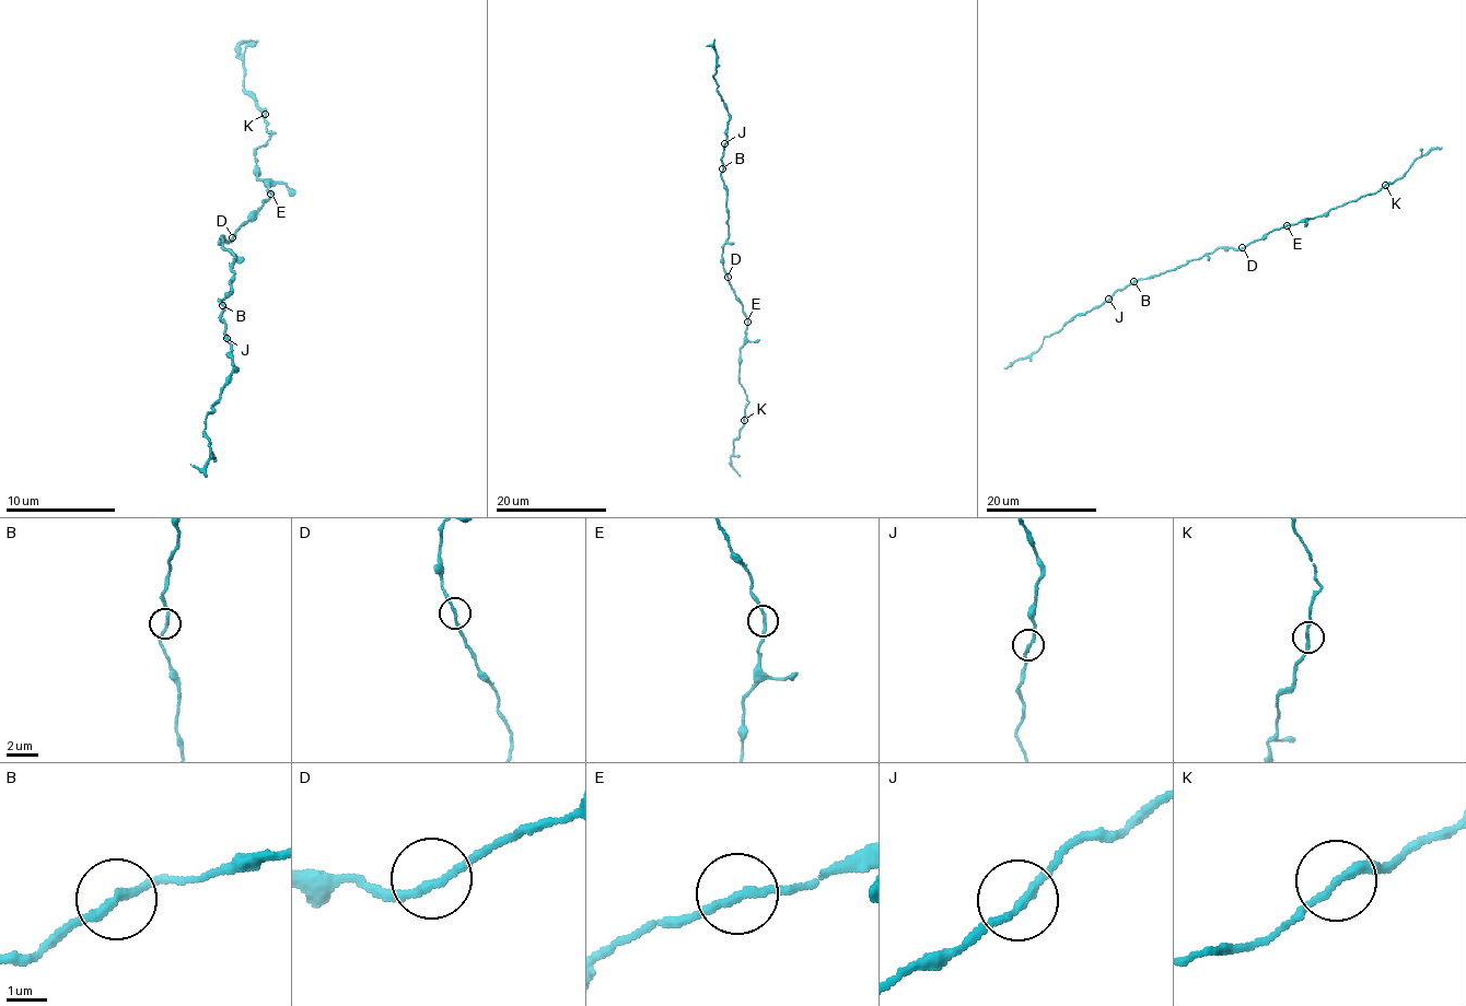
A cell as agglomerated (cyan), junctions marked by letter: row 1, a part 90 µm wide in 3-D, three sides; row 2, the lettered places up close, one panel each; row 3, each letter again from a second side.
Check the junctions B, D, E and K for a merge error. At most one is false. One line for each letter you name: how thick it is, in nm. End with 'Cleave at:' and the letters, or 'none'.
Cleave at: none

